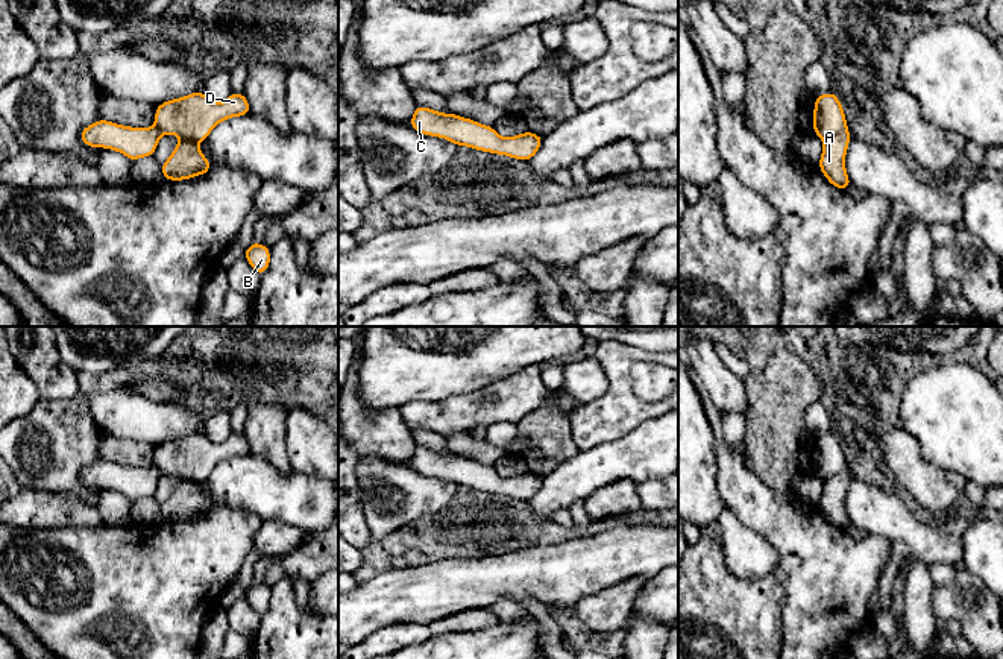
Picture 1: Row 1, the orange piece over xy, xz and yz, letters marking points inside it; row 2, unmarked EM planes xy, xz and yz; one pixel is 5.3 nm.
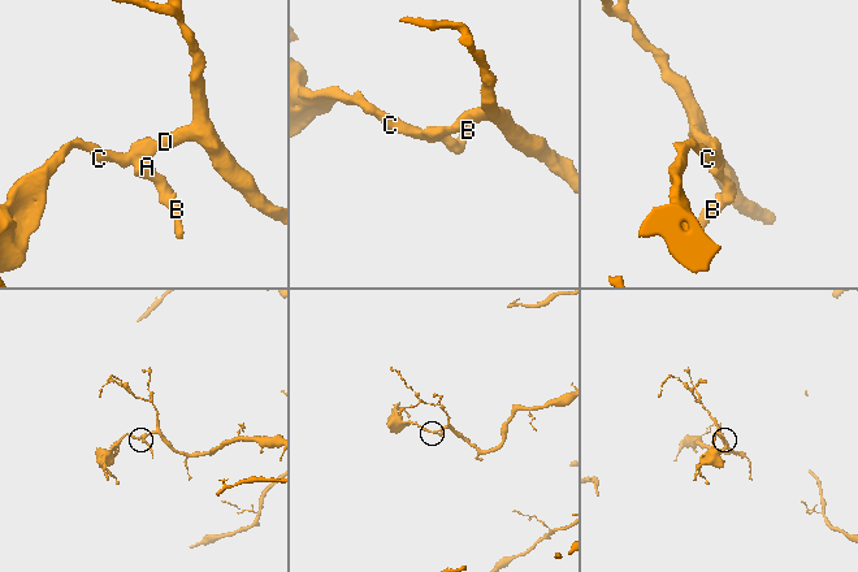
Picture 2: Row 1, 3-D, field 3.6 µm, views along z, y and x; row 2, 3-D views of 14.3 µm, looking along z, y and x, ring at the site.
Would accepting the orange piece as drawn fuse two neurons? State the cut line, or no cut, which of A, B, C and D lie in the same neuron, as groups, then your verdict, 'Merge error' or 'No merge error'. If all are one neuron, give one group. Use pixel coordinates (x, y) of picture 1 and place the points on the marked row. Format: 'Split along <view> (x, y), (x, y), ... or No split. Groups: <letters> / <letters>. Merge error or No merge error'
Split along yz (845, 128), (824, 141). Groups: A B C / D. Merge error

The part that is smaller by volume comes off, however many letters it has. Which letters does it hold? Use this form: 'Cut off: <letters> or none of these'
Cut off: A, B, C

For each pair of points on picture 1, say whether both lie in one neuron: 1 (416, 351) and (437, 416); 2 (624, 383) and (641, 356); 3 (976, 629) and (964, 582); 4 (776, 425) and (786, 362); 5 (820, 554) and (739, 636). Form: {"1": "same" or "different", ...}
{"1": "different", "2": "same", "3": "same", "4": "same", "5": "different"}

